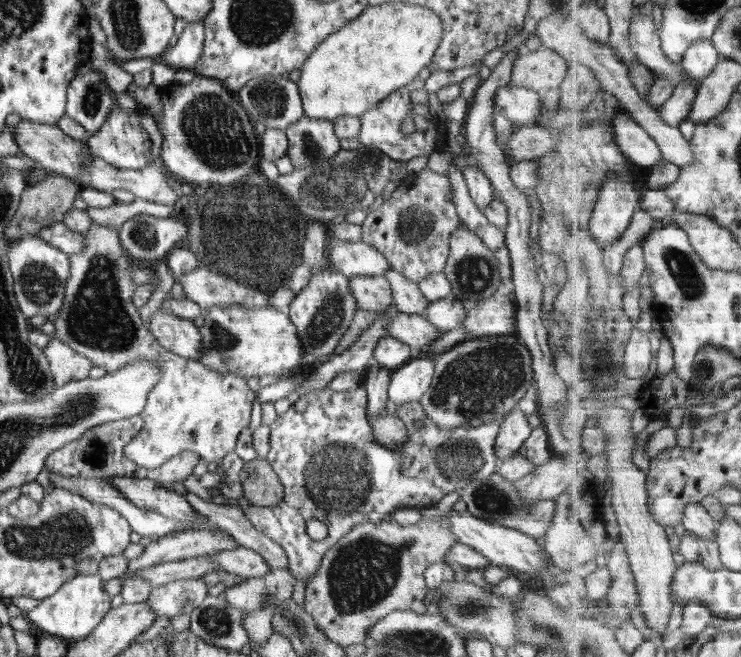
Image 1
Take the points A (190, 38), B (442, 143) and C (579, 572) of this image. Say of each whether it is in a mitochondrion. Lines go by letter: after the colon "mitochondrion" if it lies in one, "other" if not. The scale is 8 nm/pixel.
A: other
B: other
C: other

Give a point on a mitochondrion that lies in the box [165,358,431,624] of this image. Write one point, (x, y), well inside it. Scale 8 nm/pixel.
(365, 571)

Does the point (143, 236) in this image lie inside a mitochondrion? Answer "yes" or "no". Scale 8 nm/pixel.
yes

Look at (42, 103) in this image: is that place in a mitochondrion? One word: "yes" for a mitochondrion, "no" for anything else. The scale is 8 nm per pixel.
no

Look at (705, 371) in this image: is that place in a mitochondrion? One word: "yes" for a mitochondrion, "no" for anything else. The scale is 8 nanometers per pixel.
yes

